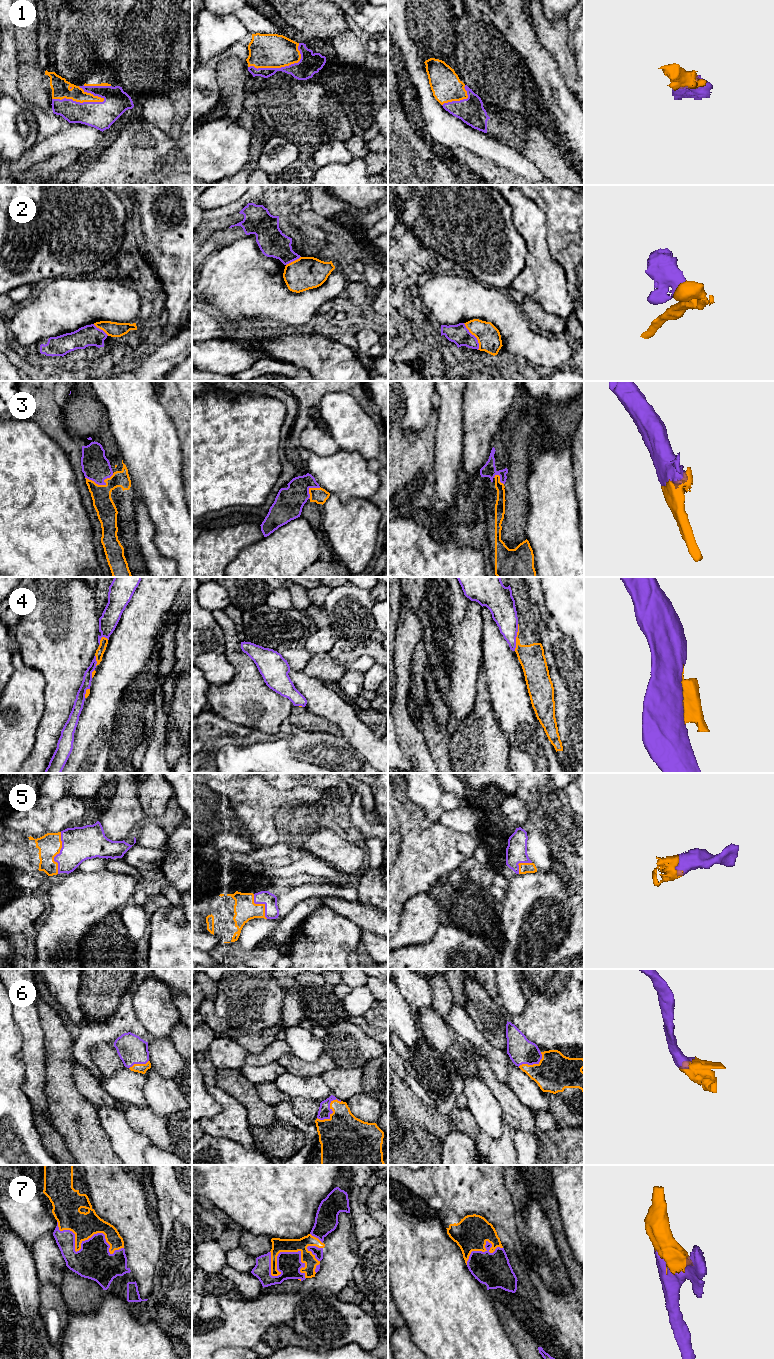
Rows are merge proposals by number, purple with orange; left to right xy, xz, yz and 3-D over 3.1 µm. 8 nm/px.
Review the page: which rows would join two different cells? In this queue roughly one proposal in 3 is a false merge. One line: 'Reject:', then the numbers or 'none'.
Reject: 2, 4

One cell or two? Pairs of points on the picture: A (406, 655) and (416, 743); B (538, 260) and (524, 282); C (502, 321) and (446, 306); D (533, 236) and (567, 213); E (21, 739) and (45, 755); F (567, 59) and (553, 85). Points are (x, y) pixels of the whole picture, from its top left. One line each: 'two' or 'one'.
A: one
B: two
C: one
D: two
E: two
F: two

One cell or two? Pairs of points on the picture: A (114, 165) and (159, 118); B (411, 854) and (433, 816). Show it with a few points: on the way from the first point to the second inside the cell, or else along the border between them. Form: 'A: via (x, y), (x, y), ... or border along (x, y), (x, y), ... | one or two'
A: border along (140, 113), (147, 121), (168, 134) | two
B: border along (414, 803), (433, 823) | two

